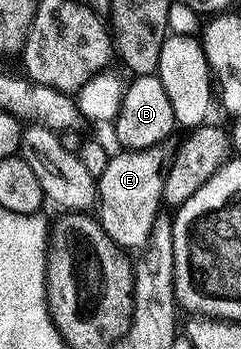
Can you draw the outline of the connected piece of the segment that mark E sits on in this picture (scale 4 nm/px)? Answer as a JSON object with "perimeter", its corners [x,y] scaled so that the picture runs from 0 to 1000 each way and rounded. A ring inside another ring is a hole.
{"perimeter":[[[693,415],[618,430],[515,430],[469,438],[440,481],[407,501],[407,633],[481,702],[531,722],[577,719],[614,696],[614,668],[680,579],[680,504],[705,461]]]}

